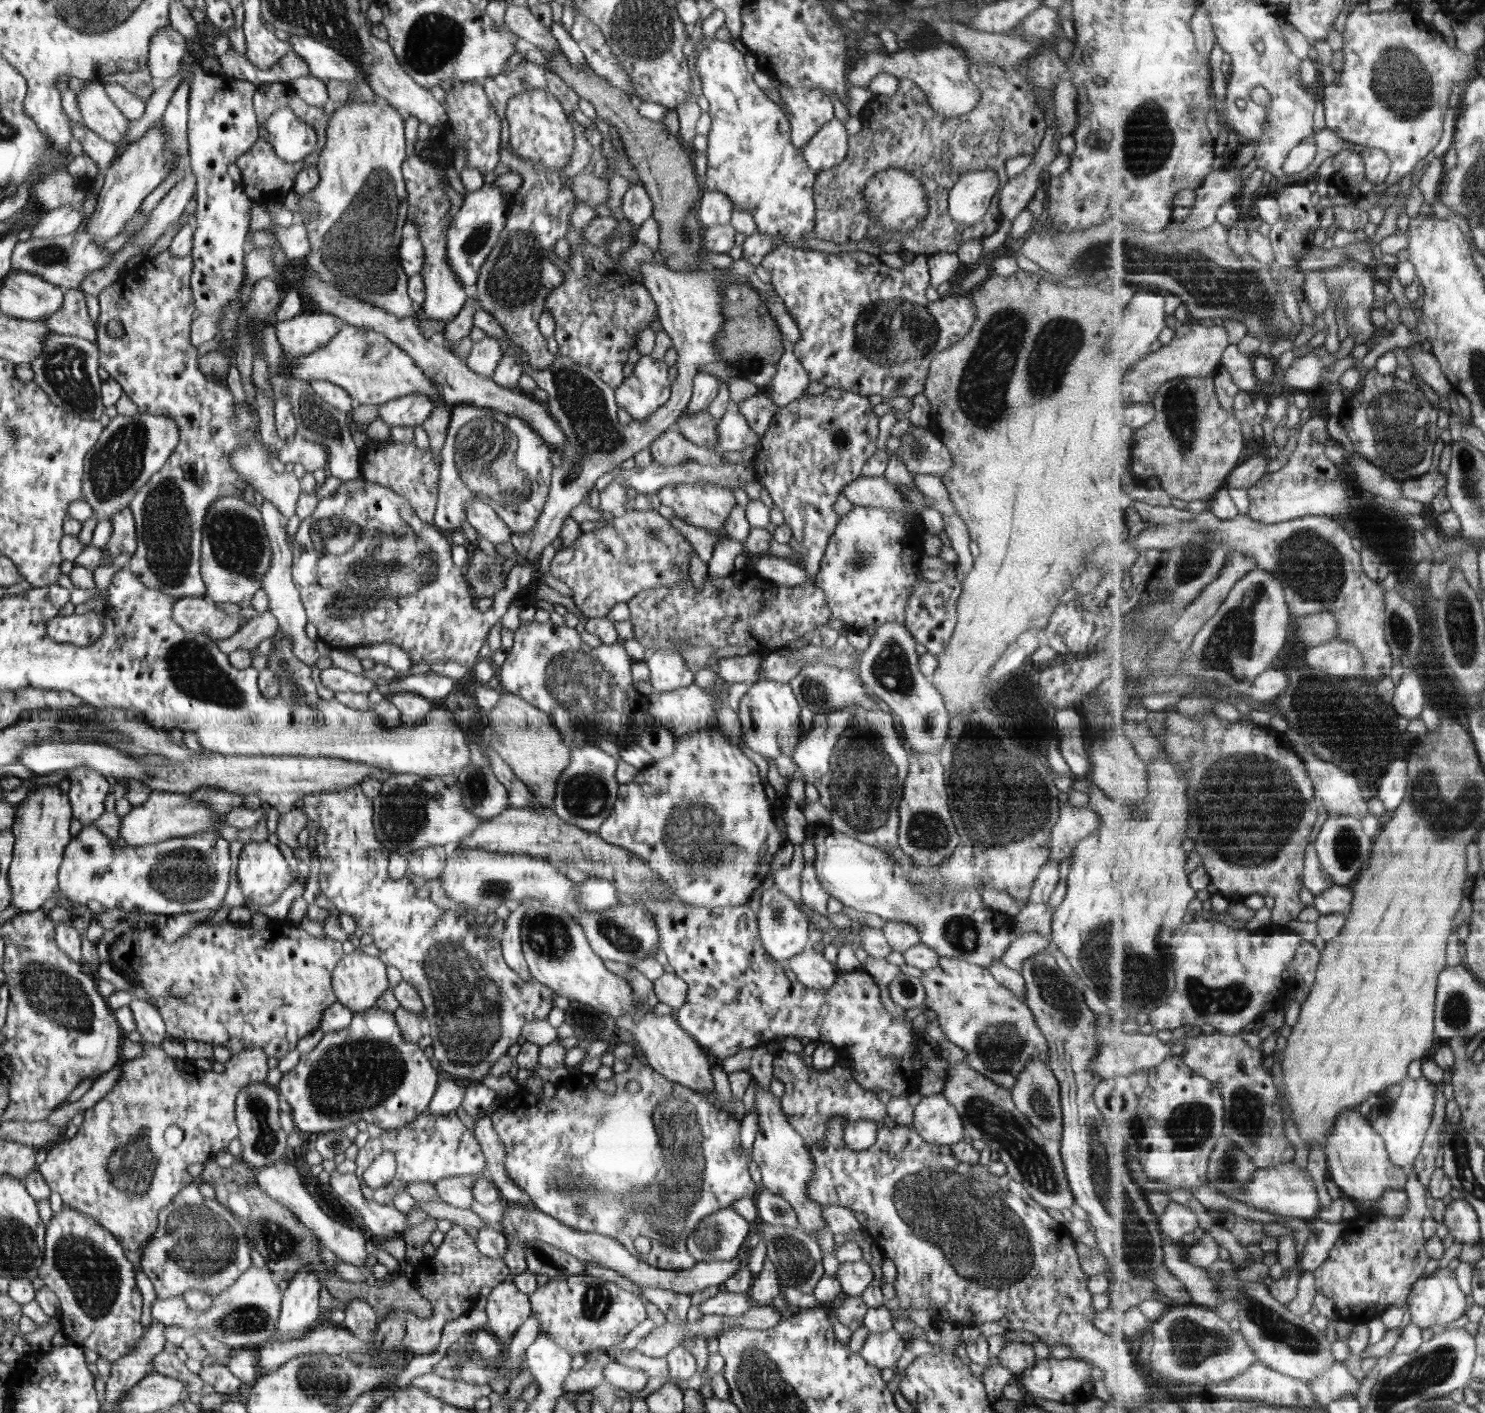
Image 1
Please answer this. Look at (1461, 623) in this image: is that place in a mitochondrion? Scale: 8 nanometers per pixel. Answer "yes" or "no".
yes

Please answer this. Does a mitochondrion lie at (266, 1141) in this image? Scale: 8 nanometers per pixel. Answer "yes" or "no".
yes

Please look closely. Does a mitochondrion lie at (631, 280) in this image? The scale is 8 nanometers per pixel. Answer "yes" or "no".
no

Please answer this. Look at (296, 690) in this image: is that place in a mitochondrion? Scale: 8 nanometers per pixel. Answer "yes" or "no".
yes

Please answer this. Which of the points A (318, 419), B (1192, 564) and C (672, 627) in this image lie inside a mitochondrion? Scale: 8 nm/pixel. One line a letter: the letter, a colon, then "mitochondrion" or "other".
A: mitochondrion
B: mitochondrion
C: mitochondrion

